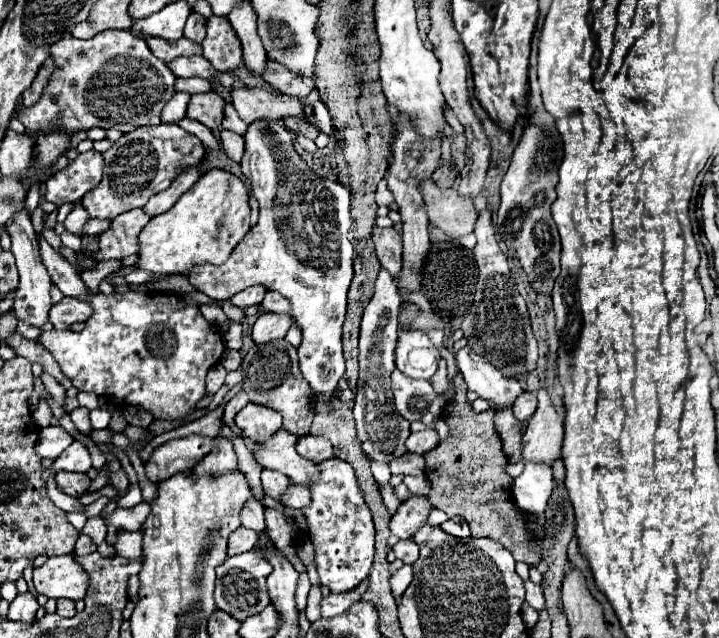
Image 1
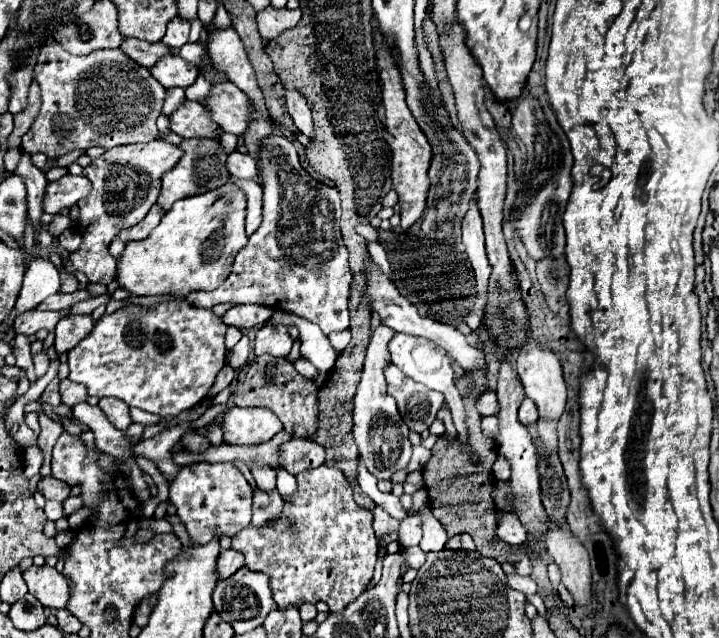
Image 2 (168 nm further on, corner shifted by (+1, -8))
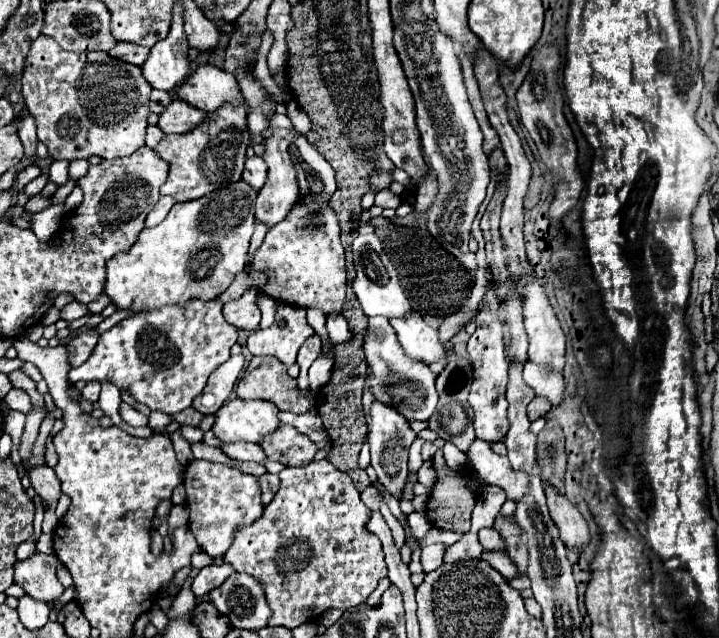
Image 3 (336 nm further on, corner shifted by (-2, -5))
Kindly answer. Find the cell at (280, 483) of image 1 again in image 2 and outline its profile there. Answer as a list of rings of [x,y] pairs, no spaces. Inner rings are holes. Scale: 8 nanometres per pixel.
[[[252,464],[250,472],[258,488],[262,488],[264,492],[272,492],[276,488],[276,472],[274,468],[268,468],[268,464]]]

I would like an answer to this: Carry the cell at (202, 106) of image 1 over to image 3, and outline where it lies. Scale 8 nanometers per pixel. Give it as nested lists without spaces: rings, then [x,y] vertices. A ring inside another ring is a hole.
[[[175,99],[161,115],[159,115],[159,127],[165,133],[189,133],[197,125],[201,125],[207,117],[207,111],[197,109],[193,105],[187,105],[181,99]]]

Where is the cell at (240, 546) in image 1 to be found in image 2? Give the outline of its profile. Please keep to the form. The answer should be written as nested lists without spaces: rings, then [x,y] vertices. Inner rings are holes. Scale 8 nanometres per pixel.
[[[232,548],[220,552],[218,556],[218,564],[216,564],[216,572],[218,572],[218,580],[224,580],[228,576],[232,576],[236,570],[240,570],[244,566],[244,556]]]

